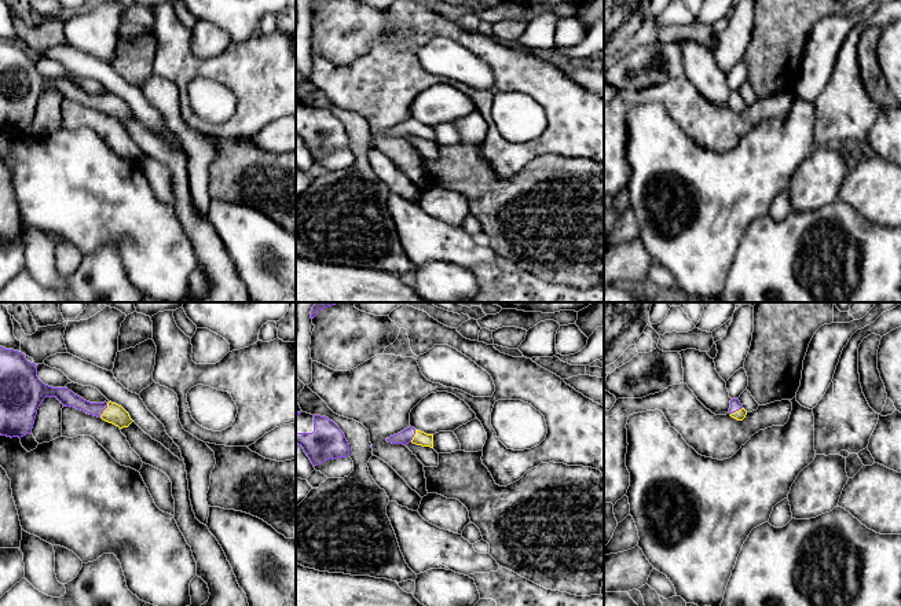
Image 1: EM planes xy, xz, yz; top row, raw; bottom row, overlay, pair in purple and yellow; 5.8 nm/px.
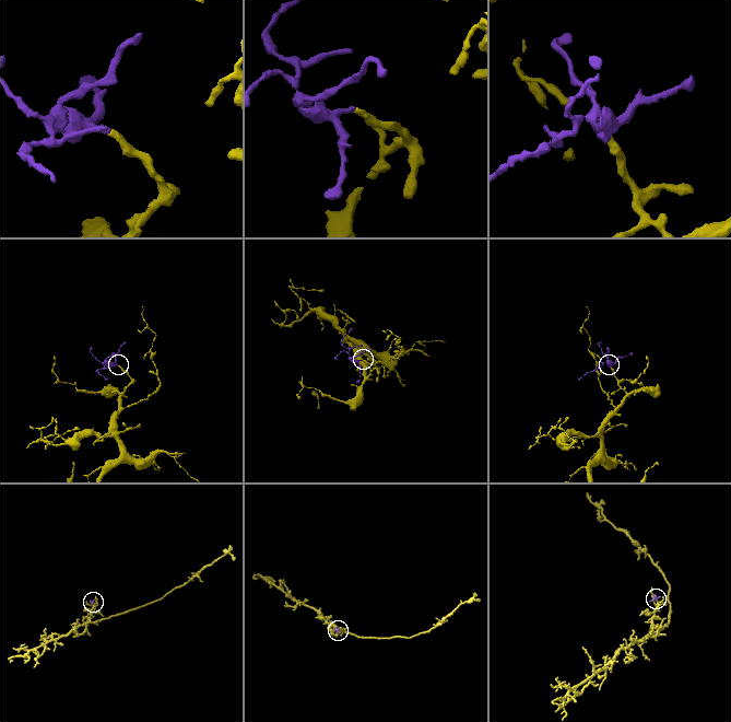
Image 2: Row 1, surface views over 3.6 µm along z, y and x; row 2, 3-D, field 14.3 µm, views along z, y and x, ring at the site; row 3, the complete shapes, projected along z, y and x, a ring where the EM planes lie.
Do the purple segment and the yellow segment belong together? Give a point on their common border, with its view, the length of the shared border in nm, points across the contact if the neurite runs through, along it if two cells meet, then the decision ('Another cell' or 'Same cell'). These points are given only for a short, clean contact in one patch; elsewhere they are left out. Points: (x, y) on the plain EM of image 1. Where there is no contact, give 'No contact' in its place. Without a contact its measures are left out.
Touches purple at xy (105, 100). Shared border 100 nm. Path across: xy (65, 88), (91, 100), (105, 100), (114, 106). Same cell

